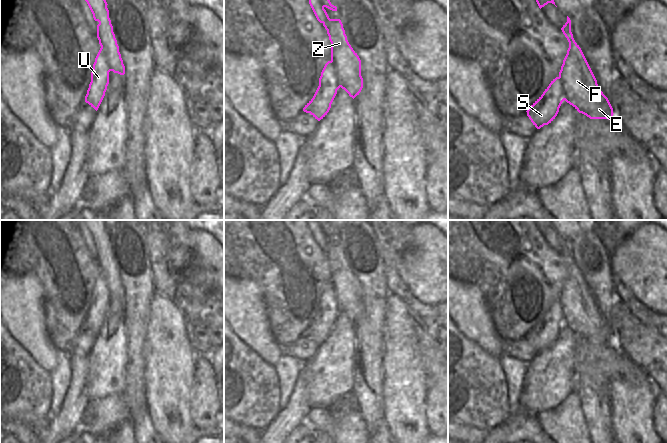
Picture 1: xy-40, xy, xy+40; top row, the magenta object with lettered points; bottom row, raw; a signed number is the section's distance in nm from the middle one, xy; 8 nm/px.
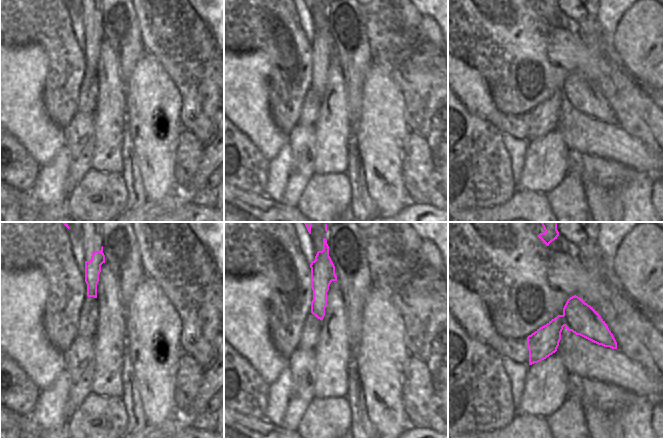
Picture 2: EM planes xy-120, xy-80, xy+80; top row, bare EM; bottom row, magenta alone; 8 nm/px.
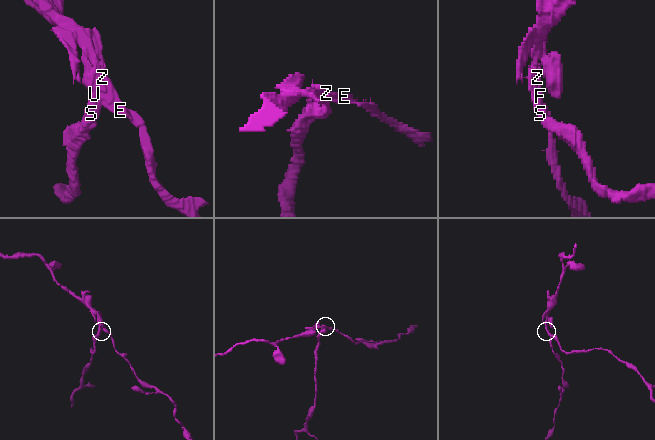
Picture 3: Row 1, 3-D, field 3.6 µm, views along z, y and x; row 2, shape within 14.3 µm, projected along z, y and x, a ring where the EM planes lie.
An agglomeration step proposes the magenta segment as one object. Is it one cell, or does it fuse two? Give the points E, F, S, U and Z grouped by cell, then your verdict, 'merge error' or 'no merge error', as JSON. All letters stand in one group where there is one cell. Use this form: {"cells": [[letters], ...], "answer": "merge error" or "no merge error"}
{"cells": [["E", "F", "Z"], ["S", "U"]], "answer": "merge error"}

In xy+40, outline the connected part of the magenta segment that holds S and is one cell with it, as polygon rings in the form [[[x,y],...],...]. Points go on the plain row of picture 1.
[[[556,301],[526,335],[527,340],[533,349],[540,353],[555,343],[564,324],[563,304],[560,301]]]

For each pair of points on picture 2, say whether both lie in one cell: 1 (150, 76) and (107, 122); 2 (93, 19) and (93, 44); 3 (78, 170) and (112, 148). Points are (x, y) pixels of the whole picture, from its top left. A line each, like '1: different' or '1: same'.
1: different
2: same
3: different

